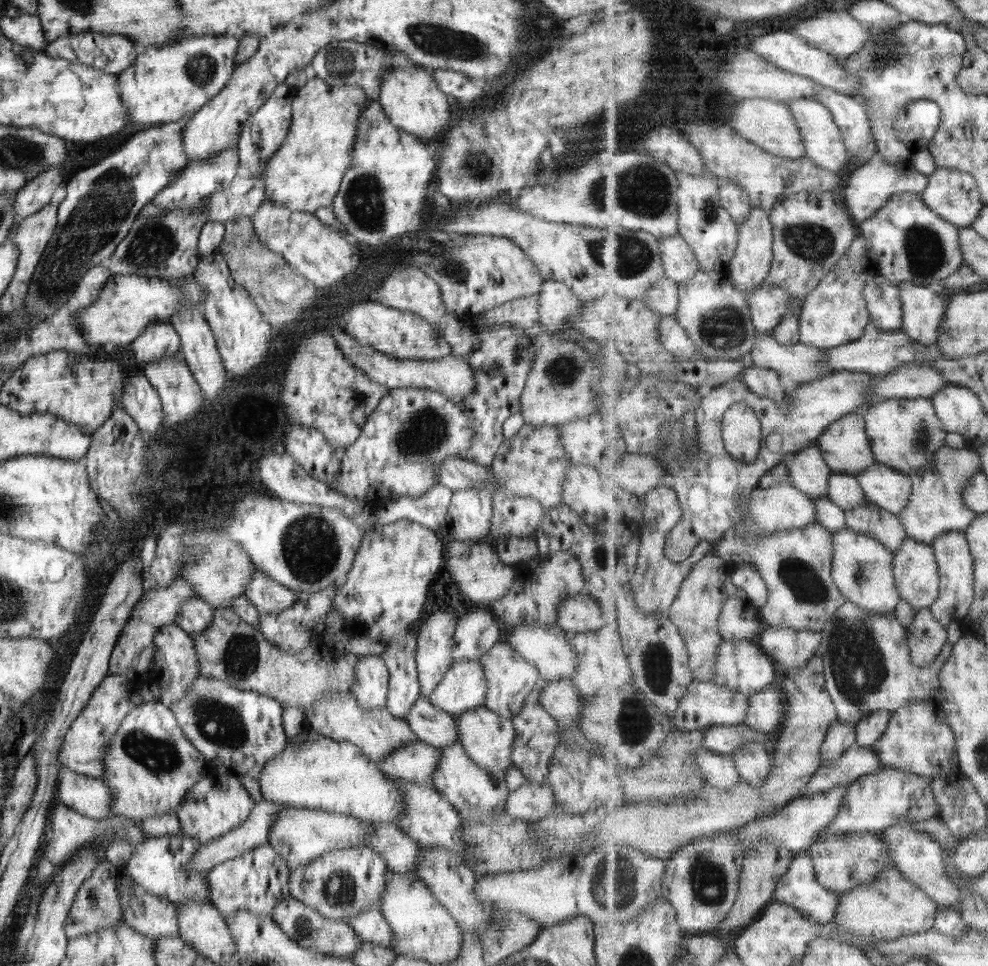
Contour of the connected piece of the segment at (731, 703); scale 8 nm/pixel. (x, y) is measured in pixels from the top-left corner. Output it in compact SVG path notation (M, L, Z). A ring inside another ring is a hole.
M696 680L691 684L690 694L683 698L681 710L673 716L673 721L684 732L696 730L703 732L714 725L740 725L746 723L751 706L751 696L745 692L719 685L716 681Z

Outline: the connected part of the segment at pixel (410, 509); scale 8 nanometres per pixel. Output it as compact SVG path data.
M437 483L422 496L399 496L394 500L376 503L376 526L407 519L438 532L439 526L444 524L452 492L451 488Z

